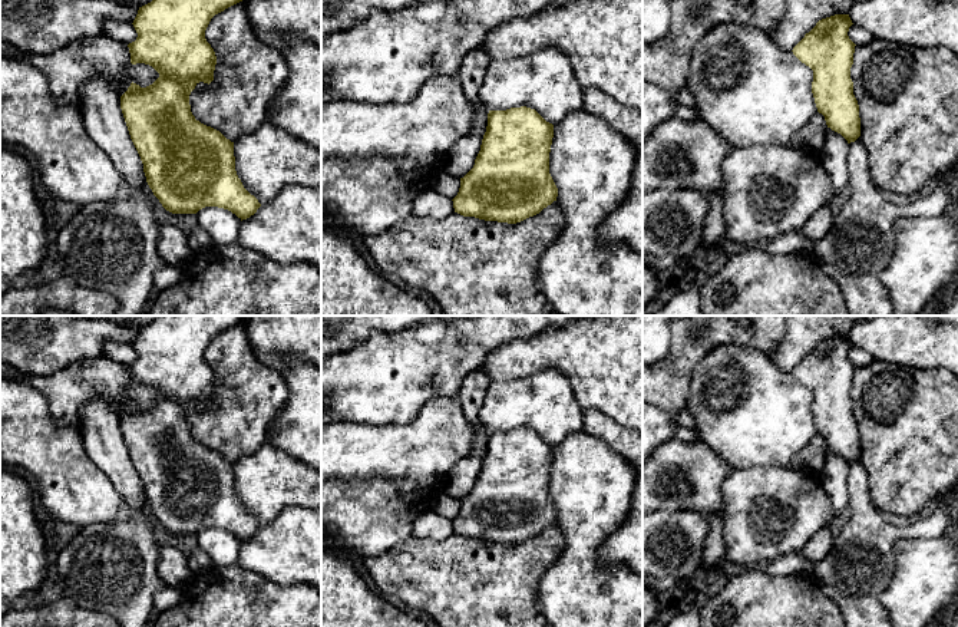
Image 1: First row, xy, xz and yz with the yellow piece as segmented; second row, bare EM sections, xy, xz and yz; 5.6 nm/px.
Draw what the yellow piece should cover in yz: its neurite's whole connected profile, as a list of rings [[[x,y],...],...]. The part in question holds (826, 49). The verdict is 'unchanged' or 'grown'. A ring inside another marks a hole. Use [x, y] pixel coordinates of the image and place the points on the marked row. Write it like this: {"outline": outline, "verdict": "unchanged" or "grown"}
{"outline": [[[849,14],[822,19],[792,50],[813,70],[812,93],[817,112],[848,143],[860,136],[859,105],[850,79],[856,46],[848,36],[852,24]]], "verdict": "unchanged"}

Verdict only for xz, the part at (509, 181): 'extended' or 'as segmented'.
as segmented

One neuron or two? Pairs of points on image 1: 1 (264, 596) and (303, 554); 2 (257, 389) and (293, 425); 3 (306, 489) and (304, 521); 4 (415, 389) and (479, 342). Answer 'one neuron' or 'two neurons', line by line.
1: two neurons
2: two neurons
3: two neurons
4: one neuron

